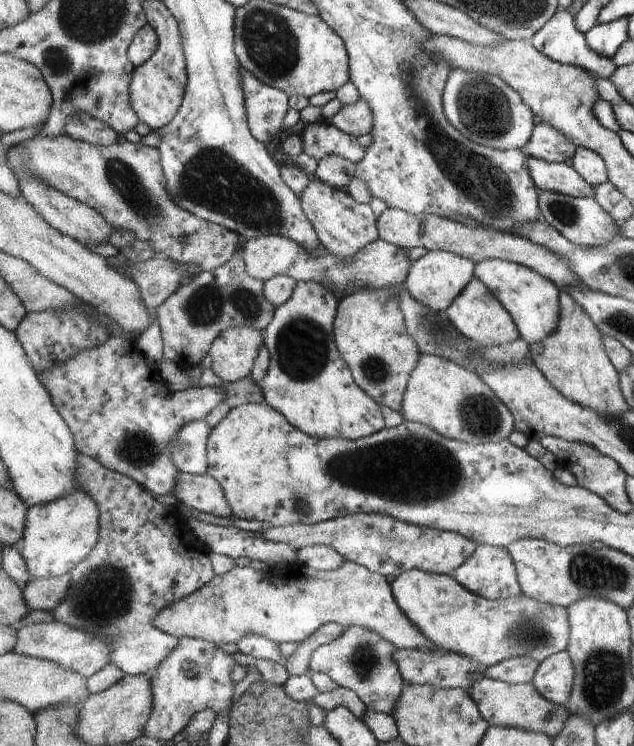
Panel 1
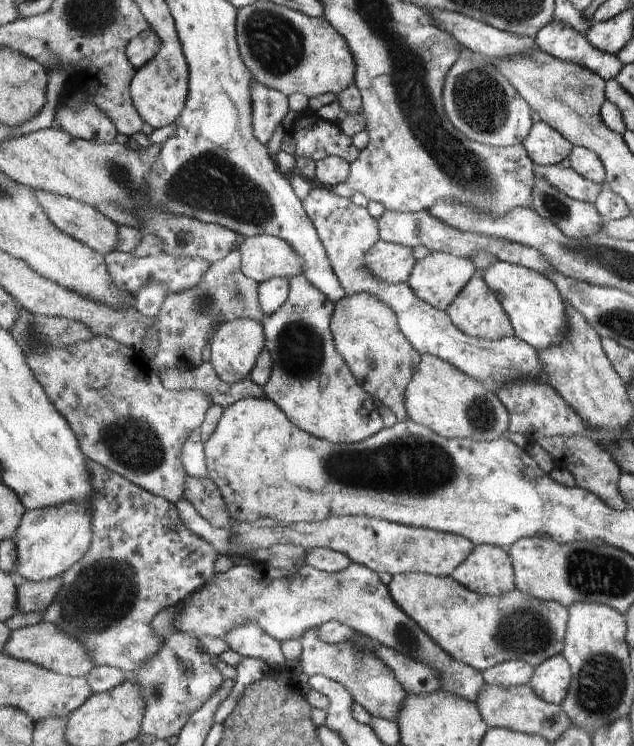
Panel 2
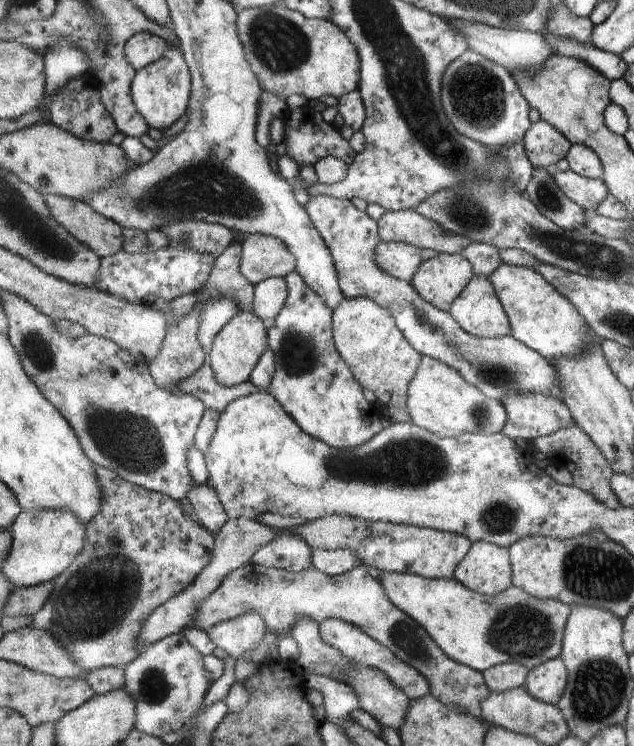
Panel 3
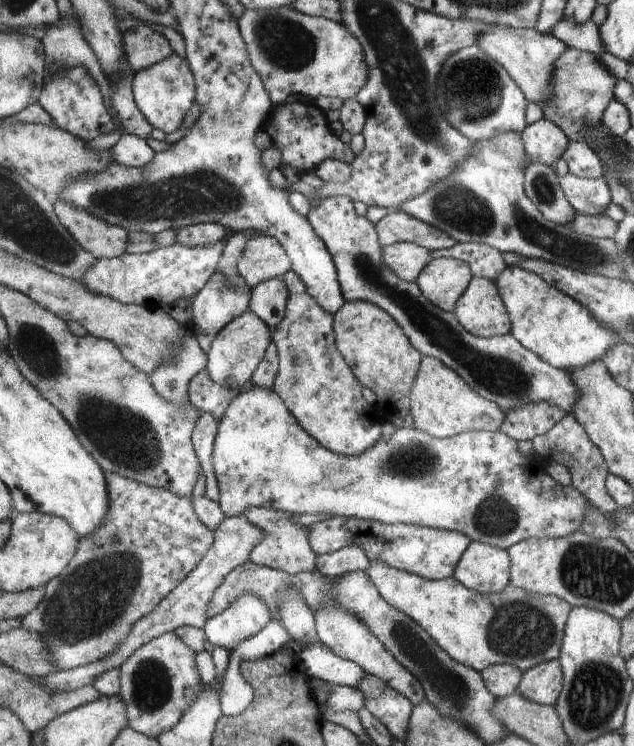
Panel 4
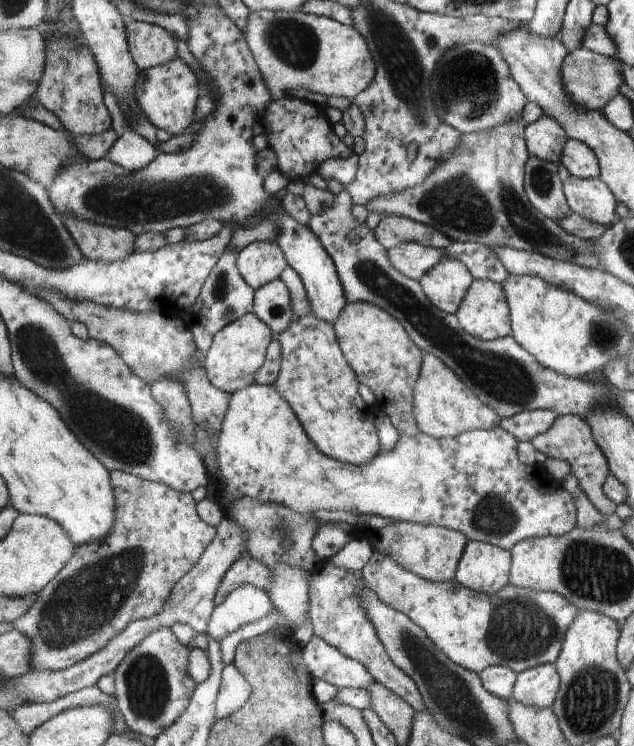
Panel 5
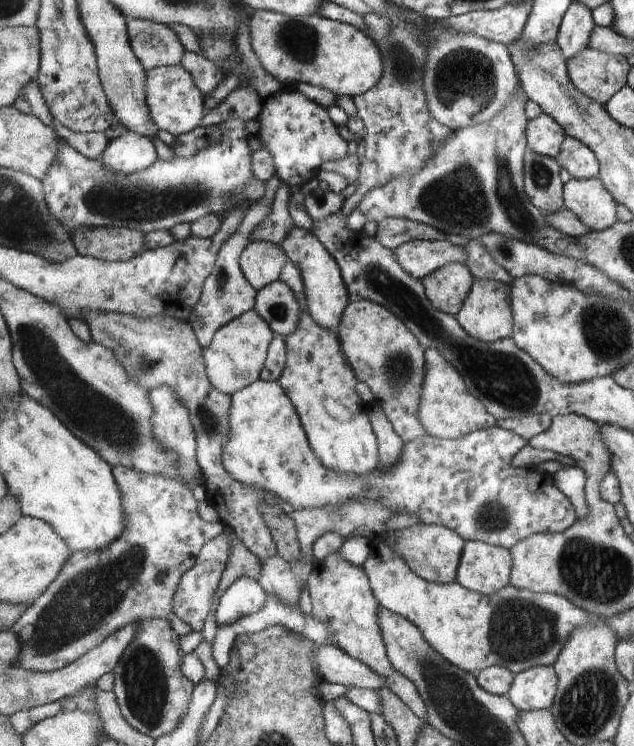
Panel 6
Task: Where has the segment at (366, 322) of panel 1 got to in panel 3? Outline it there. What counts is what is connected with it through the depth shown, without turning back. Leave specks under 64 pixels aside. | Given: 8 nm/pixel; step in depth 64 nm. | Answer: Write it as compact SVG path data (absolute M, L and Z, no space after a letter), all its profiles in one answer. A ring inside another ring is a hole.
M367 297L346 298L333 313L333 330L337 350L348 363L349 368L356 375L356 379L365 390L375 394L380 406L388 408L392 422L413 423L408 409L408 390L413 378L420 369L422 354L405 338L400 327L397 326L396 318L390 310L382 307L378 302Z

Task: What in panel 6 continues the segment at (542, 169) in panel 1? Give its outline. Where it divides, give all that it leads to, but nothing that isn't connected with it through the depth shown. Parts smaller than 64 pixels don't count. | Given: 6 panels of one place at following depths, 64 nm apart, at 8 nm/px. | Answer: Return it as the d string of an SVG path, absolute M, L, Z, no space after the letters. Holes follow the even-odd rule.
M600 177L589 180L571 178L564 184L564 201L566 207L572 210L589 228L590 232L604 231L617 224L617 201L601 182Z

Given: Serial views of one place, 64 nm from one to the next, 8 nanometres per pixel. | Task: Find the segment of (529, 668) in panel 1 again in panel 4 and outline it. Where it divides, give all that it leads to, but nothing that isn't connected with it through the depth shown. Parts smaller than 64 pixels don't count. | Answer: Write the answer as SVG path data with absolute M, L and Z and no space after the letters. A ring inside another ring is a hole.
M495 665L485 669L484 676L488 689L498 698L513 694L520 688L524 672L513 665Z

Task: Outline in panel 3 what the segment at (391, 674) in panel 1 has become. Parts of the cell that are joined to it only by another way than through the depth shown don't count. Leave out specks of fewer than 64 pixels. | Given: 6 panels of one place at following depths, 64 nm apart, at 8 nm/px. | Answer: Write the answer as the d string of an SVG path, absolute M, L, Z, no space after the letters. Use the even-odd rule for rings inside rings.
M305 617L297 621L292 630L292 637L299 643L301 654L297 661L306 675L321 674L351 685L360 698L362 709L372 714L383 727L399 730L407 716L411 700L388 674L377 667L360 665L352 661L341 649L326 643L320 635L320 624L313 619Z

